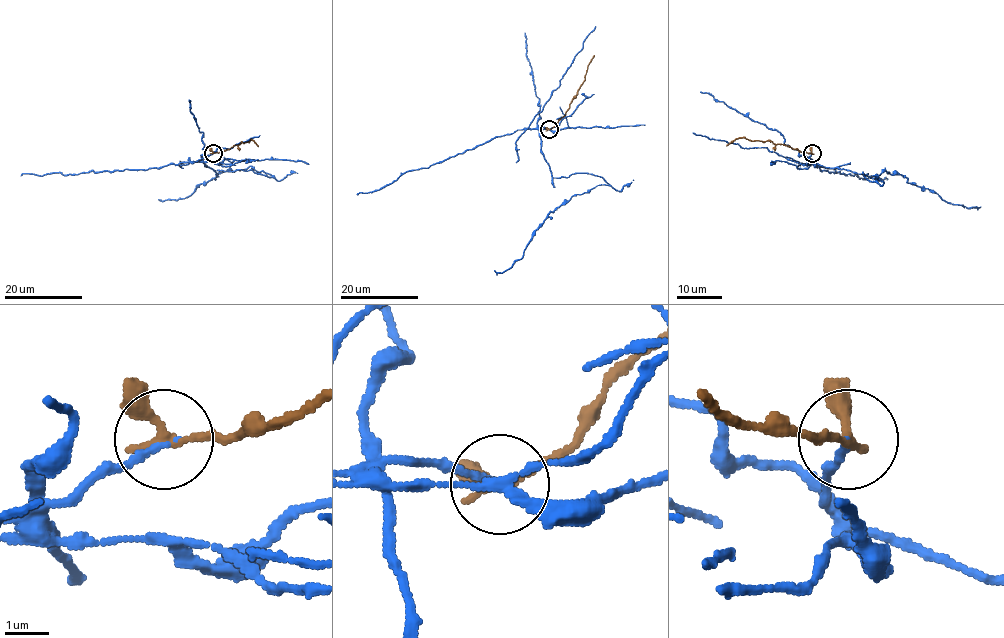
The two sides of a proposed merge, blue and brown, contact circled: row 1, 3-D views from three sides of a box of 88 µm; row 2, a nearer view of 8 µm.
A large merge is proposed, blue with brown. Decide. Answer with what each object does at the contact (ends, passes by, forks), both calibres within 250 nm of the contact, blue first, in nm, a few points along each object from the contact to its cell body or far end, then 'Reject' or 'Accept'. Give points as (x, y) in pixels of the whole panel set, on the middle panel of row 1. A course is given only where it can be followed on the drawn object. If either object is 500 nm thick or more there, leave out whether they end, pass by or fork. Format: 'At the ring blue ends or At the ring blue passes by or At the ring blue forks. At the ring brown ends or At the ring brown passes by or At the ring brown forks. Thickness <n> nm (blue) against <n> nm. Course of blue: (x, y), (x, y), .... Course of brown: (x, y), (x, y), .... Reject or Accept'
At the ring blue ends. At the ring brown passes by. Thickness 160 nm (blue) against 240 nm. Course of blue: (549, 129), (538, 131), (551, 176), (588, 173), (608, 185), (565, 201), (520, 259), (494, 270). Course of brown: (549, 129), (564, 116), (594, 55). Reject

